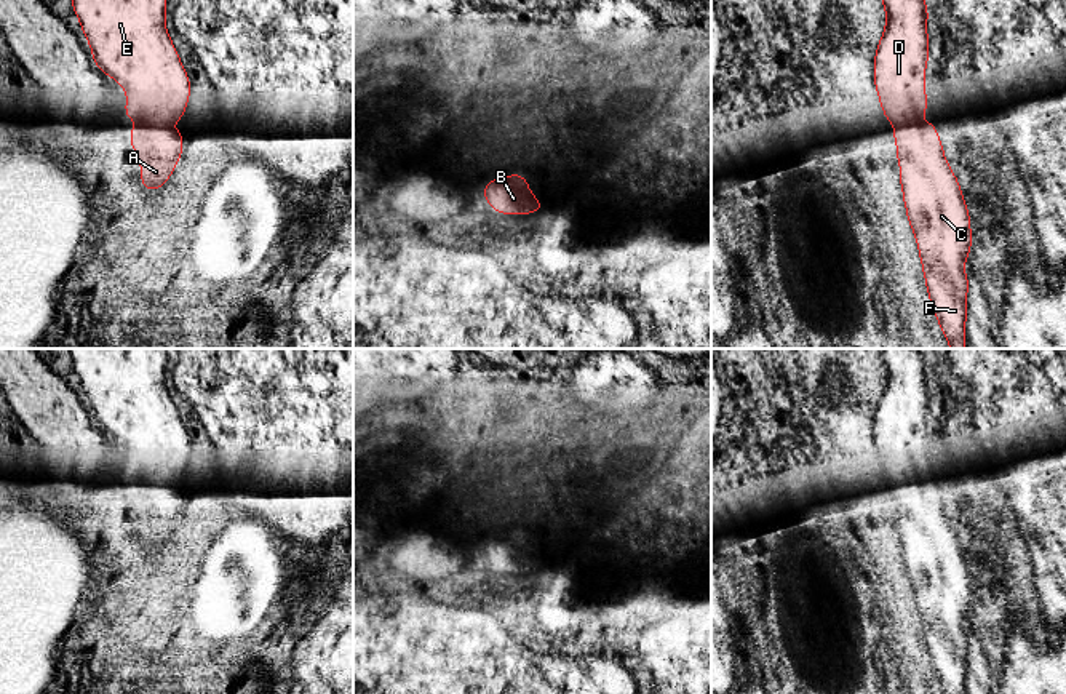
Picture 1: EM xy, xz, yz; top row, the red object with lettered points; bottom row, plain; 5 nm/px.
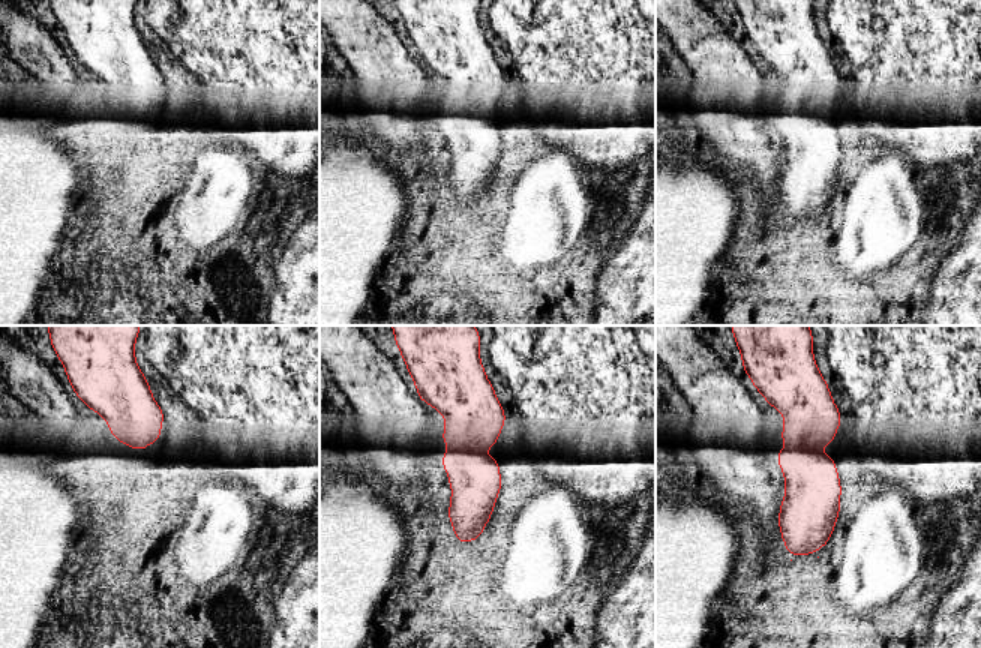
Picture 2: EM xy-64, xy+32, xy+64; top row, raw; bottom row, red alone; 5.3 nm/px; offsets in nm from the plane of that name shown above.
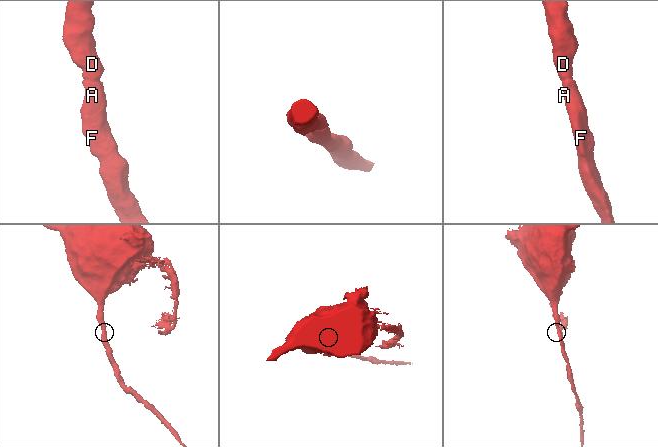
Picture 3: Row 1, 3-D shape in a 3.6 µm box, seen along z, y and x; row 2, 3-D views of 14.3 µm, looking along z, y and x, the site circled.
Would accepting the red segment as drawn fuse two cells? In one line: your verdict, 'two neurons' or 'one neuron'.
one neuron

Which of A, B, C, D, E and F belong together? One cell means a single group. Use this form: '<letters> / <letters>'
A B C D E F

